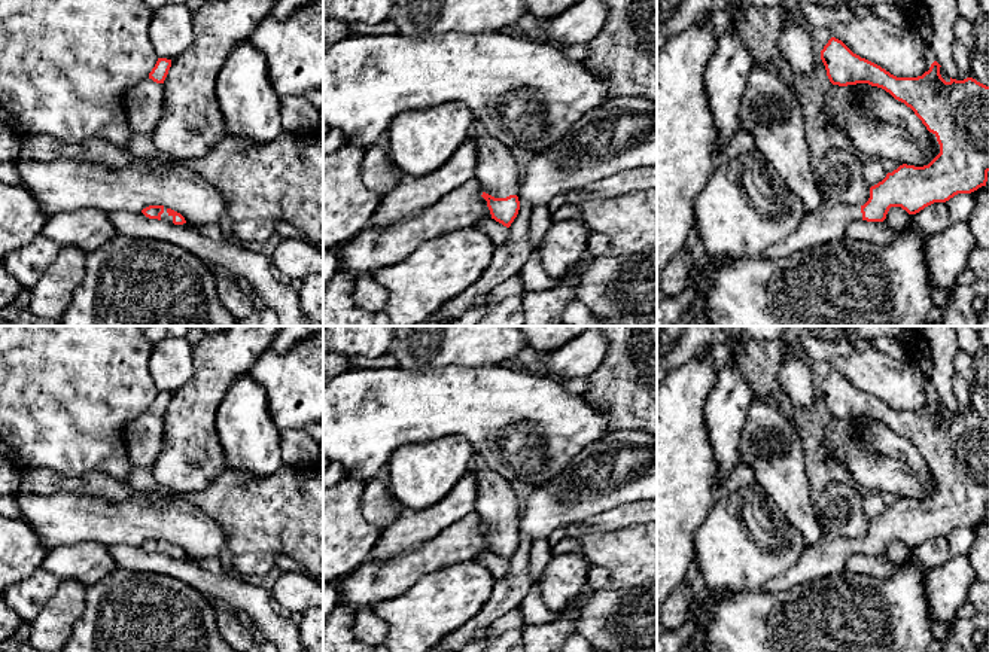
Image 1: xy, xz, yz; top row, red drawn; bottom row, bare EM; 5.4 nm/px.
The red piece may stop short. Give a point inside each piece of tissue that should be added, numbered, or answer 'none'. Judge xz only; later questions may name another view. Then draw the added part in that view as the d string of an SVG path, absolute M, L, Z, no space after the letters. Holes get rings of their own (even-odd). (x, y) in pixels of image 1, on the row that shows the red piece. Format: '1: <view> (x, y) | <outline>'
1: xz (498, 171) | M474 119L468 135L475 140L478 150L475 179L481 191L494 198L517 195L521 165L511 149L490 135L478 119Z

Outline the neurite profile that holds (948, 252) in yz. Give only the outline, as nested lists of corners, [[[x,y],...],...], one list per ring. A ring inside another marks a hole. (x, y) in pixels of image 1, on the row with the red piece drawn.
[[[967,222],[950,223],[944,231],[925,238],[925,261],[931,286],[949,287],[968,268],[968,259],[977,246]]]

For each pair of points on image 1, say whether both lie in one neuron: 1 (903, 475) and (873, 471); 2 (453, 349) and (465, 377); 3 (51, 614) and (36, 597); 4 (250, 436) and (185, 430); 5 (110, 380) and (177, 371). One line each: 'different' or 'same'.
1: same
2: different
3: different
4: different
5: different

